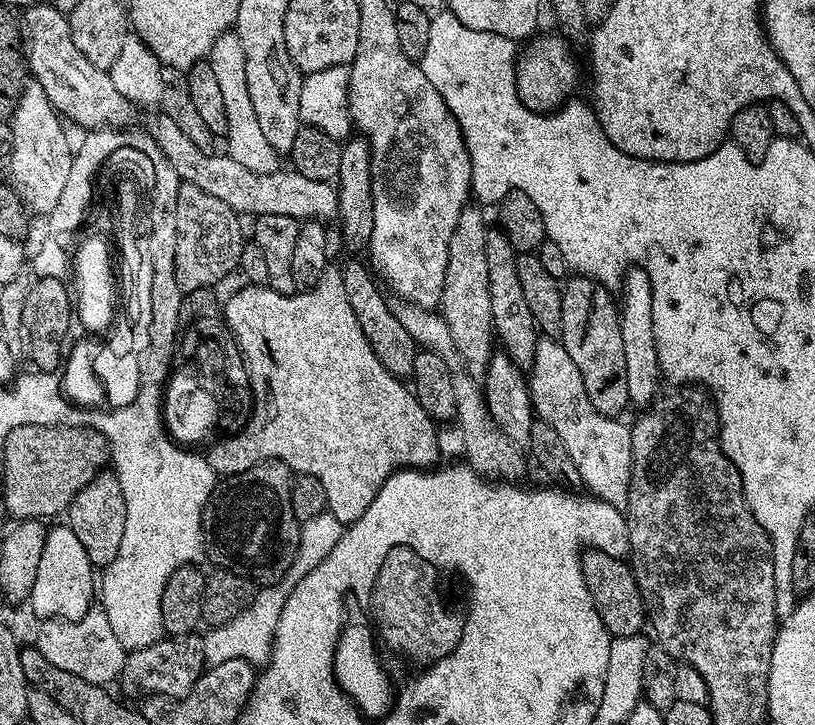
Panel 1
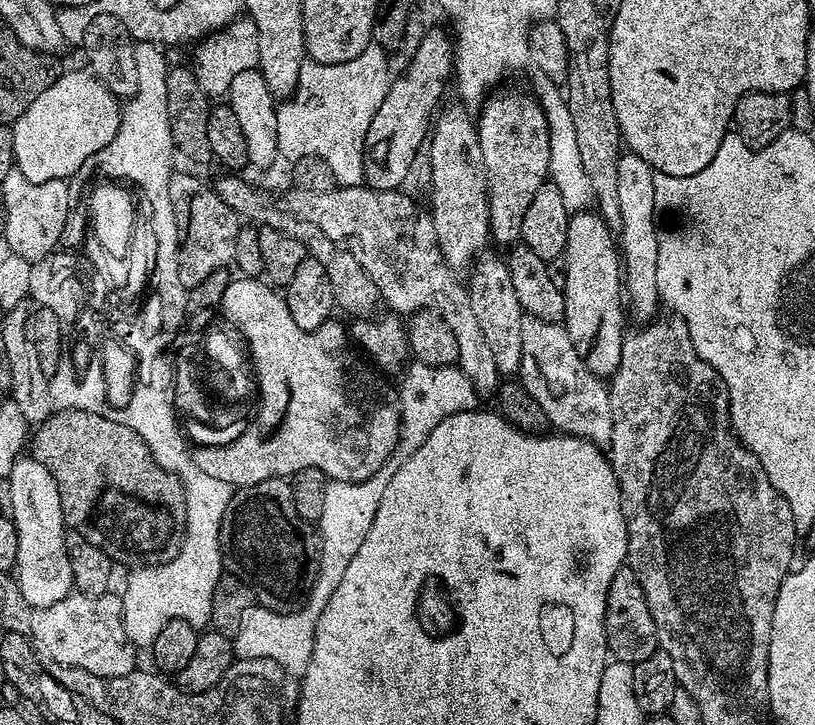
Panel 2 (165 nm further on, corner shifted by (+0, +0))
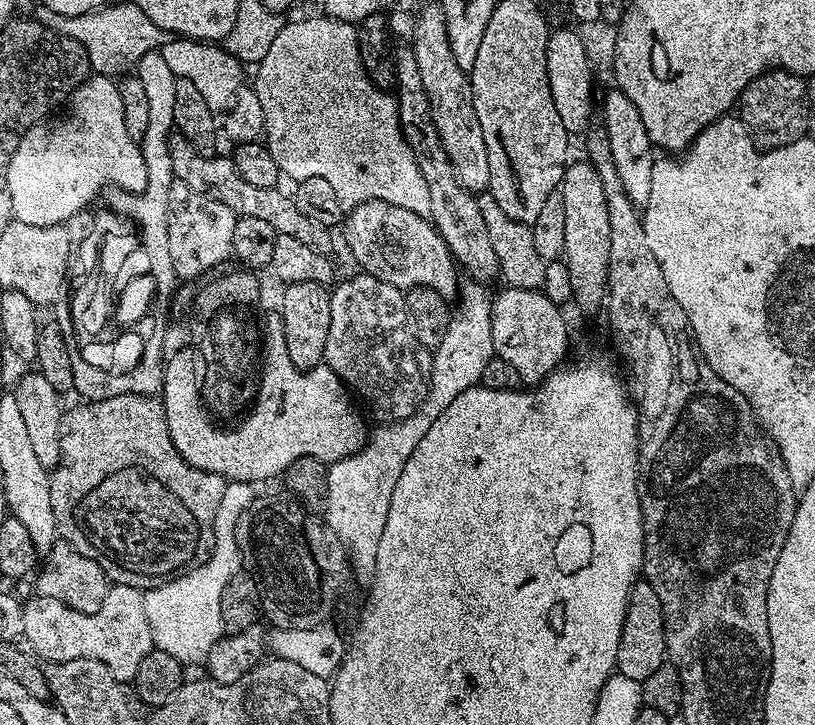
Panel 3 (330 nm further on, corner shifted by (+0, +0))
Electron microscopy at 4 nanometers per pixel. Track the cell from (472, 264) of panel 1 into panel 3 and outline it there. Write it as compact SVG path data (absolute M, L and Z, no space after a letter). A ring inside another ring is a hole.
M425 3L420 10L416 39L411 41L414 58L418 58L418 70L422 74L422 86L430 102L432 121L450 154L454 174L467 192L480 194L490 182L490 162L486 158L486 142L482 138L482 126L478 126L478 114L474 114L472 81L469 73L459 68L458 58L450 48L446 34L446 18L439 3Z

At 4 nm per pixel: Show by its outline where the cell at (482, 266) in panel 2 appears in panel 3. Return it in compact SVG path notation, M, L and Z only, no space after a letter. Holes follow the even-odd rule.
M400 46L400 49L395 49L394 55L396 58L396 88L398 91L395 93L396 105L398 106L398 114L400 115L400 128L404 131L404 137L406 138L408 145L410 146L414 158L418 162L418 170L422 170L422 178L426 182L426 190L430 190L430 202L428 203L426 212L430 217L433 224L436 226L437 232L444 240L449 251L452 252L453 259L464 269L468 270L469 274L472 276L471 279L476 282L489 282L488 280L496 280L500 275L500 267L498 266L498 254L494 254L494 245L490 242L490 234L486 230L486 218L482 218L482 210L478 210L478 202L476 201L476 196L460 185L458 178L454 174L454 166L450 162L450 154L446 154L446 146L442 146L442 138L438 134L438 130L434 126L432 121L432 111L430 110L430 102L426 98L426 90L422 86L422 74L418 70L418 58L414 58L414 50L410 46Z

